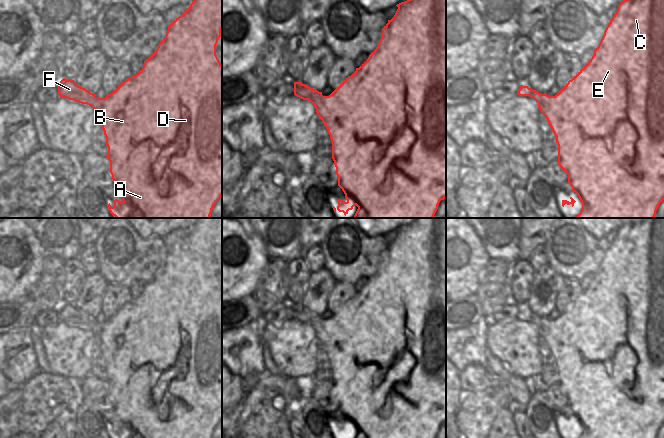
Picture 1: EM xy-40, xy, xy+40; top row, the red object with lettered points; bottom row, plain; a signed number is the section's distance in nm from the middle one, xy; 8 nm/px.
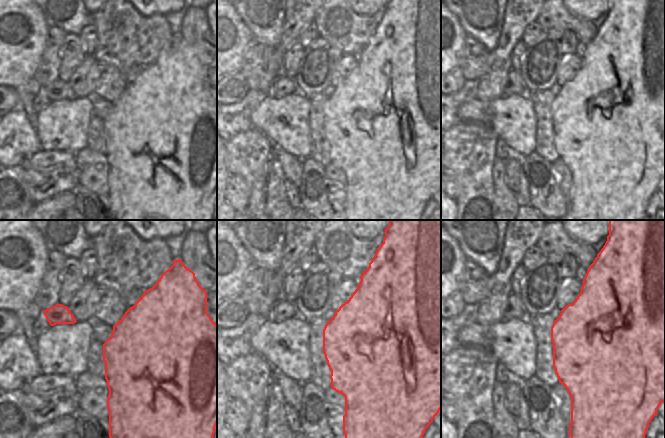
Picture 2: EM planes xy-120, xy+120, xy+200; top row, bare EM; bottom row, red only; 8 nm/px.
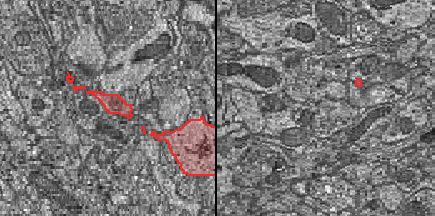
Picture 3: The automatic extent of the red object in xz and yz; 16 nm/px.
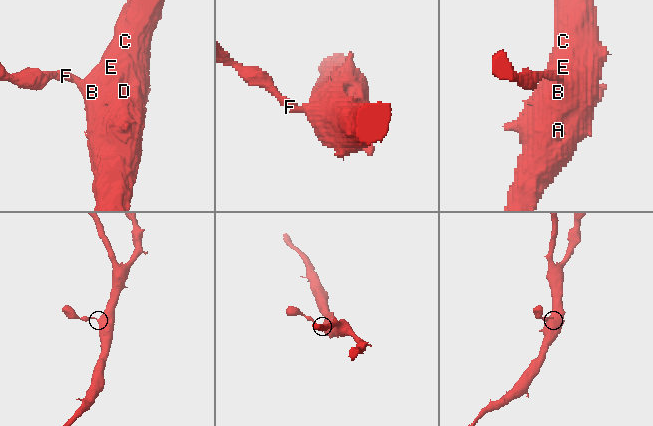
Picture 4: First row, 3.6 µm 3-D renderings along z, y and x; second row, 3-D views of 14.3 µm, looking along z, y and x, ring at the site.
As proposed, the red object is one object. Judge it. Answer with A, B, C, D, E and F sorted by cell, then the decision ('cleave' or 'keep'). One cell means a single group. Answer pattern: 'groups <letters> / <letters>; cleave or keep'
groups A B C D E F; keep

